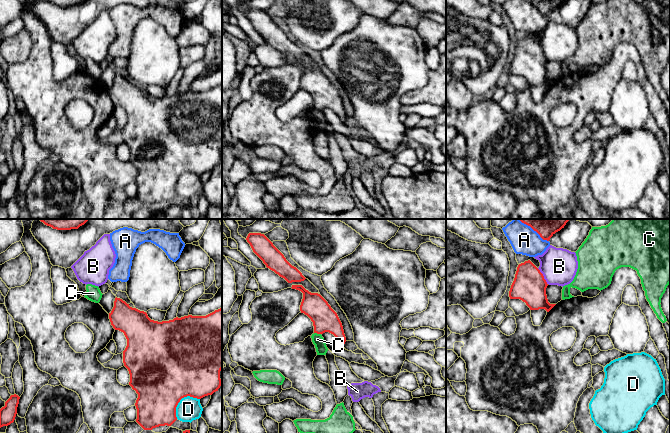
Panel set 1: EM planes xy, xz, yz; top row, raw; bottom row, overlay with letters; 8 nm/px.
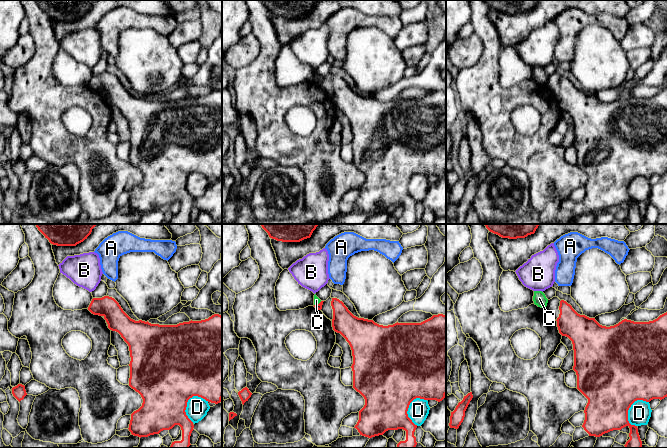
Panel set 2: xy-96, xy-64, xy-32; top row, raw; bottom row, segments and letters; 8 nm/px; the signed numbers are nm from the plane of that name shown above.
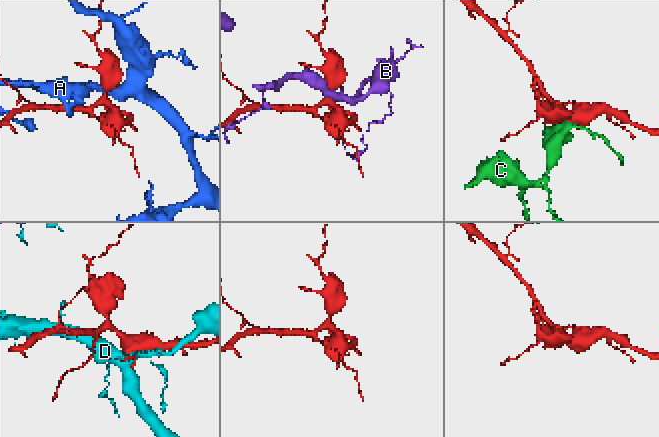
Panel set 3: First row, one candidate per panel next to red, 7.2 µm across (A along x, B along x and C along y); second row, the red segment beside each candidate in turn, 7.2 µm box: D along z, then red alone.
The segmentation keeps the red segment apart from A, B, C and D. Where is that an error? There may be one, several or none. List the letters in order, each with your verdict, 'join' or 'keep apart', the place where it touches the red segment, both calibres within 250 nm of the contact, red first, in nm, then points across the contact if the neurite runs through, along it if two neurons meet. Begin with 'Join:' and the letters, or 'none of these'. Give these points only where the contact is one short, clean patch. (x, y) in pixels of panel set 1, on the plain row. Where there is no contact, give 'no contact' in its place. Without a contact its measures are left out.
Join: none of these
A: keep apart; meets red in yz at (537, 8); 120 nm thick on the red side, 220 nm on the other
B: keep apart; meets red in yz at (543, 52); 260 nm thick on the red side, 280 nm on the other
C: keep apart; meets red in xz at (317, 109); 200 nm thick on the red side, 90 nm on the other; border along xz (314, 108), (320, 110)
D: keep apart; meets red in xy at (180, 175); 500 nm thick on the red side, 190 nm on the other

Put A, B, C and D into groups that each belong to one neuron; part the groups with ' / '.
A / B / C / D

